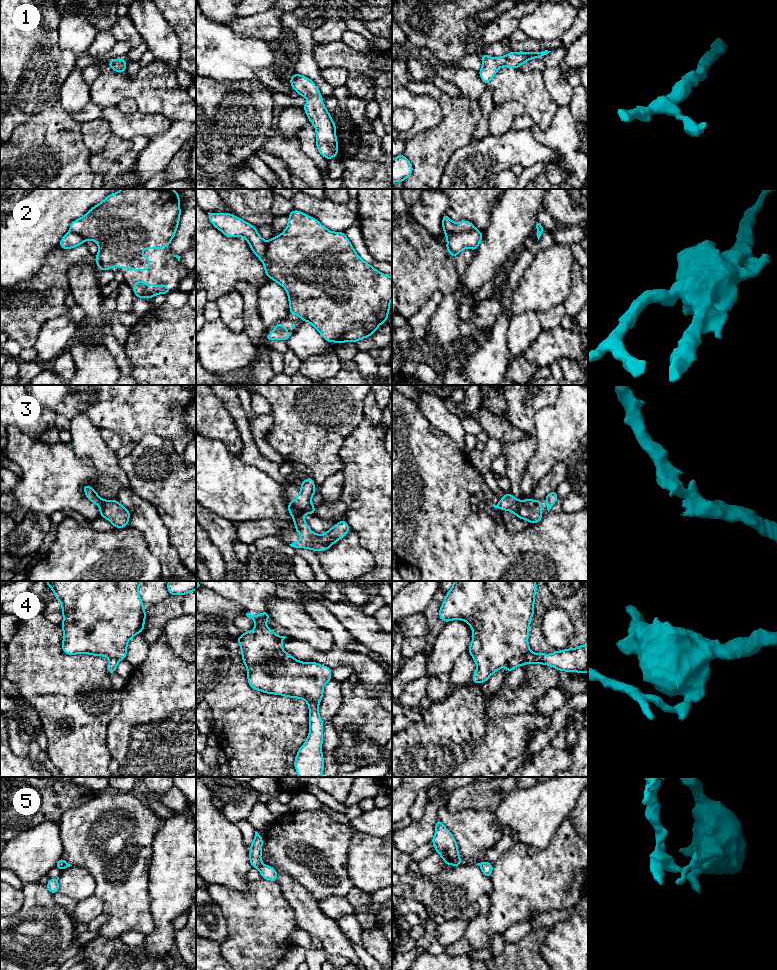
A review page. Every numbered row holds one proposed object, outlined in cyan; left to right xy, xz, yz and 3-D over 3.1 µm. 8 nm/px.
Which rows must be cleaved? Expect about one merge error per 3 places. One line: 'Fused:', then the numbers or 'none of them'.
Fused: 2, 4, 5

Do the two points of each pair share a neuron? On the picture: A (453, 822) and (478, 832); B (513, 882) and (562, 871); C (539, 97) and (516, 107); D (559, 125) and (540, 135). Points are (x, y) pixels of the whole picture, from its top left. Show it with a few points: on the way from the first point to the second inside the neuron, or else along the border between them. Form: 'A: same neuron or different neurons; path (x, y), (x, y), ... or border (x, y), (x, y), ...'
A: same neuron; path (459, 824), (472, 829)
B: same neuron; path (525, 882), (550, 879)
C: different neurons; border (500, 105), (509, 101), (518, 101), (527, 112)
D: same neuron; path (554, 130), (549, 135), (545, 135)

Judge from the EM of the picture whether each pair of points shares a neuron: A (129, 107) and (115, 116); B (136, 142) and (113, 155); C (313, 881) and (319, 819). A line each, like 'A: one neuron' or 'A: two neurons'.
A: two neurons
B: one neuron
C: one neuron

